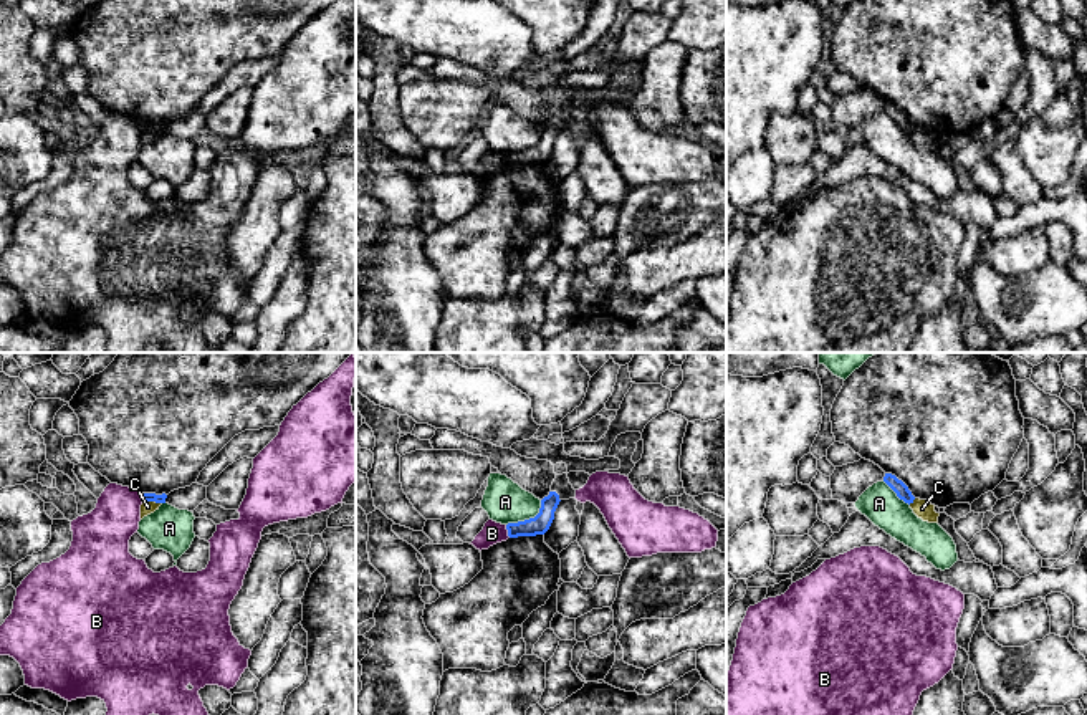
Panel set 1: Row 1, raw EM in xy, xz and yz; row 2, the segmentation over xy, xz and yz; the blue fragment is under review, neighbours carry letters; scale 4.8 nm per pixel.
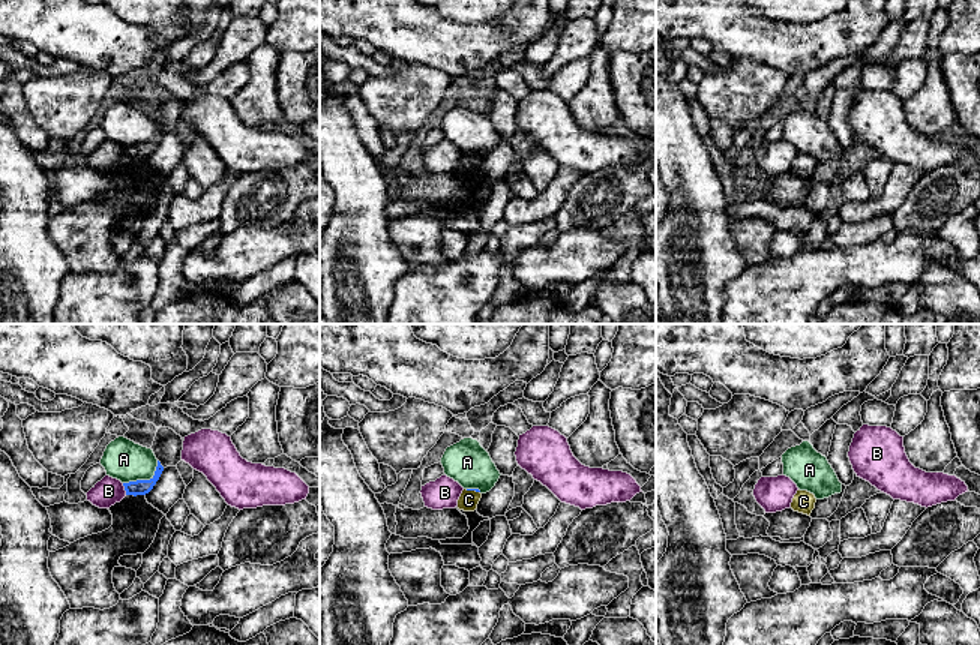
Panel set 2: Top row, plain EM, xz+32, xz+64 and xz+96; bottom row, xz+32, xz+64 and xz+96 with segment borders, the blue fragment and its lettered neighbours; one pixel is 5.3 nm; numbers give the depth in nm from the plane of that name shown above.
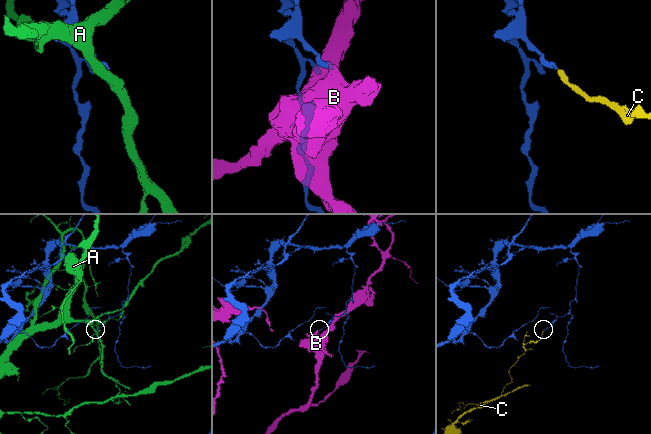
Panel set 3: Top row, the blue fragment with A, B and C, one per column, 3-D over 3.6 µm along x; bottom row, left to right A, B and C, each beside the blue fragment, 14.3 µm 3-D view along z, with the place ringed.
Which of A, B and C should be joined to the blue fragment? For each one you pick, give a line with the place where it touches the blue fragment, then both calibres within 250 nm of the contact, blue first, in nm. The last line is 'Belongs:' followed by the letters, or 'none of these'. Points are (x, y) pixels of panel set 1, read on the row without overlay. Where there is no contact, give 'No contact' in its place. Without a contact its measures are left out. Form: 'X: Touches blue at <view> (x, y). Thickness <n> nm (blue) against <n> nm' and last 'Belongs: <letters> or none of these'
Belongs: none of these

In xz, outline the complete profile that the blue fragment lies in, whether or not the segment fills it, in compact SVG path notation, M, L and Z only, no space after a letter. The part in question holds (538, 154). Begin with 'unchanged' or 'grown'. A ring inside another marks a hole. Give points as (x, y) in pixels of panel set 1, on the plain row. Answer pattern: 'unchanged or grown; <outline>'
unchanged; M549 121L549 124L541 129L539 142L534 147L506 154L508 166L518 167L544 164L554 149L554 141L559 131L559 124L556 121Z

